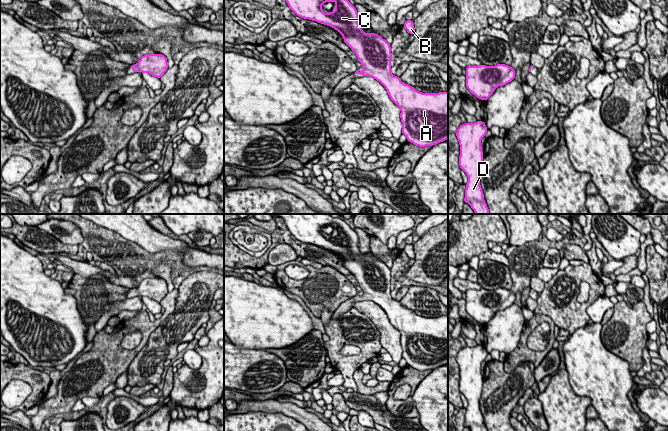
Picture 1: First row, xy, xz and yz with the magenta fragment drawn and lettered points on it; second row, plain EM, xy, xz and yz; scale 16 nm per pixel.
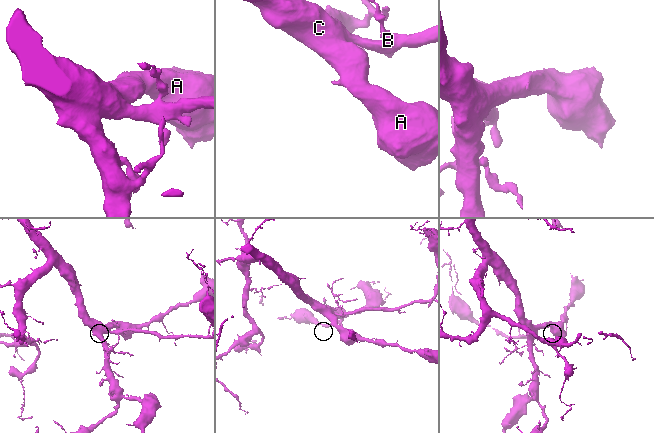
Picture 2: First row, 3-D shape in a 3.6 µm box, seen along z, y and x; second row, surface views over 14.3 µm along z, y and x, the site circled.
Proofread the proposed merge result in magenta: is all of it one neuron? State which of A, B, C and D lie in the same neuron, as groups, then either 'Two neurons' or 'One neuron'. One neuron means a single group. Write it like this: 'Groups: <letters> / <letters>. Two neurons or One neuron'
Groups: A B C D. One neuron

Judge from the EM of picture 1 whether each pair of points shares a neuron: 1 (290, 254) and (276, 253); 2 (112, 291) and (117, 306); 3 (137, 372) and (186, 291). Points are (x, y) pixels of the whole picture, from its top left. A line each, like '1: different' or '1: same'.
1: same
2: different
3: same

